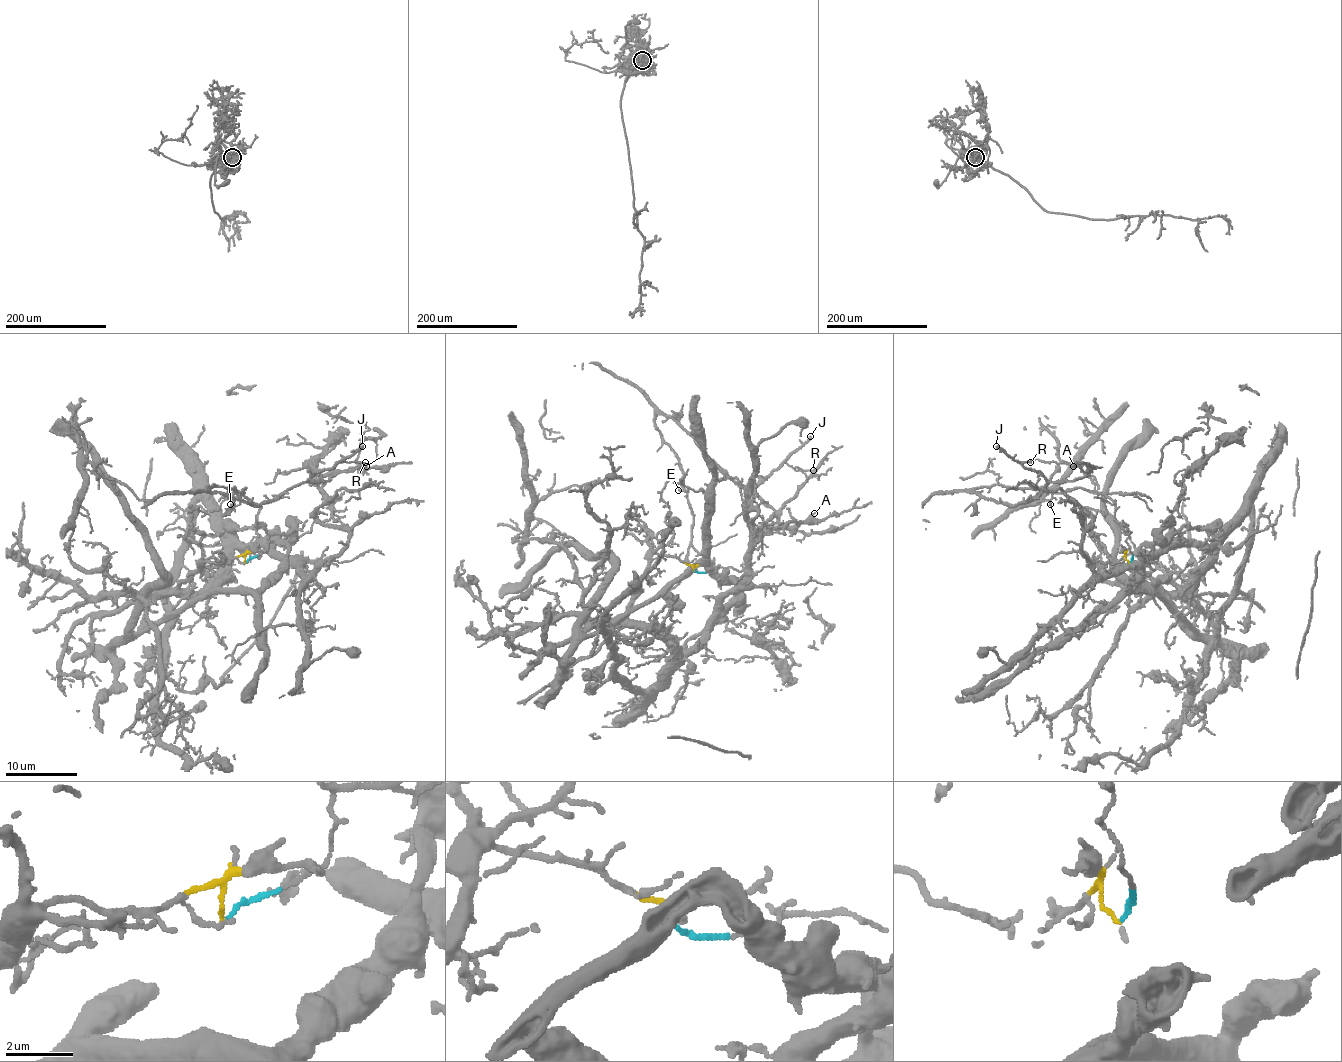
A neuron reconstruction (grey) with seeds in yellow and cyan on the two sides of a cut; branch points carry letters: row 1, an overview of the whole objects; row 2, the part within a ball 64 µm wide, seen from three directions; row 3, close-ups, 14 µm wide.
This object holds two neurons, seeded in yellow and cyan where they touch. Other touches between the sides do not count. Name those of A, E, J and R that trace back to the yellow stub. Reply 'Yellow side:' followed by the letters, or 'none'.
Yellow side: none

